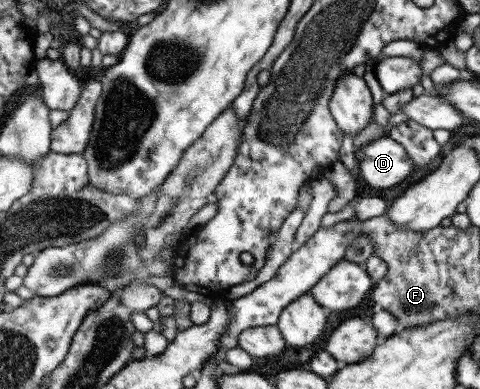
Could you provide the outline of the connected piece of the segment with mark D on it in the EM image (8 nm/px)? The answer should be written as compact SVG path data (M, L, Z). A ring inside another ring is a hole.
M388 136L369 140L355 150L354 156L362 180L381 192L402 182L414 169L406 151Z

